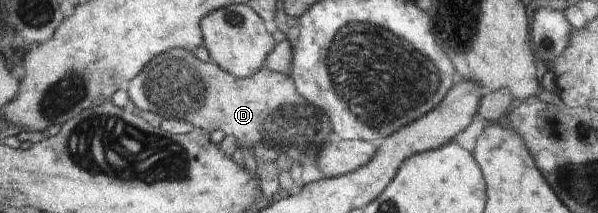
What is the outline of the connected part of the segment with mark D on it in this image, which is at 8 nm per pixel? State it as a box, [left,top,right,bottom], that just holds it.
[127,49,334,165]

